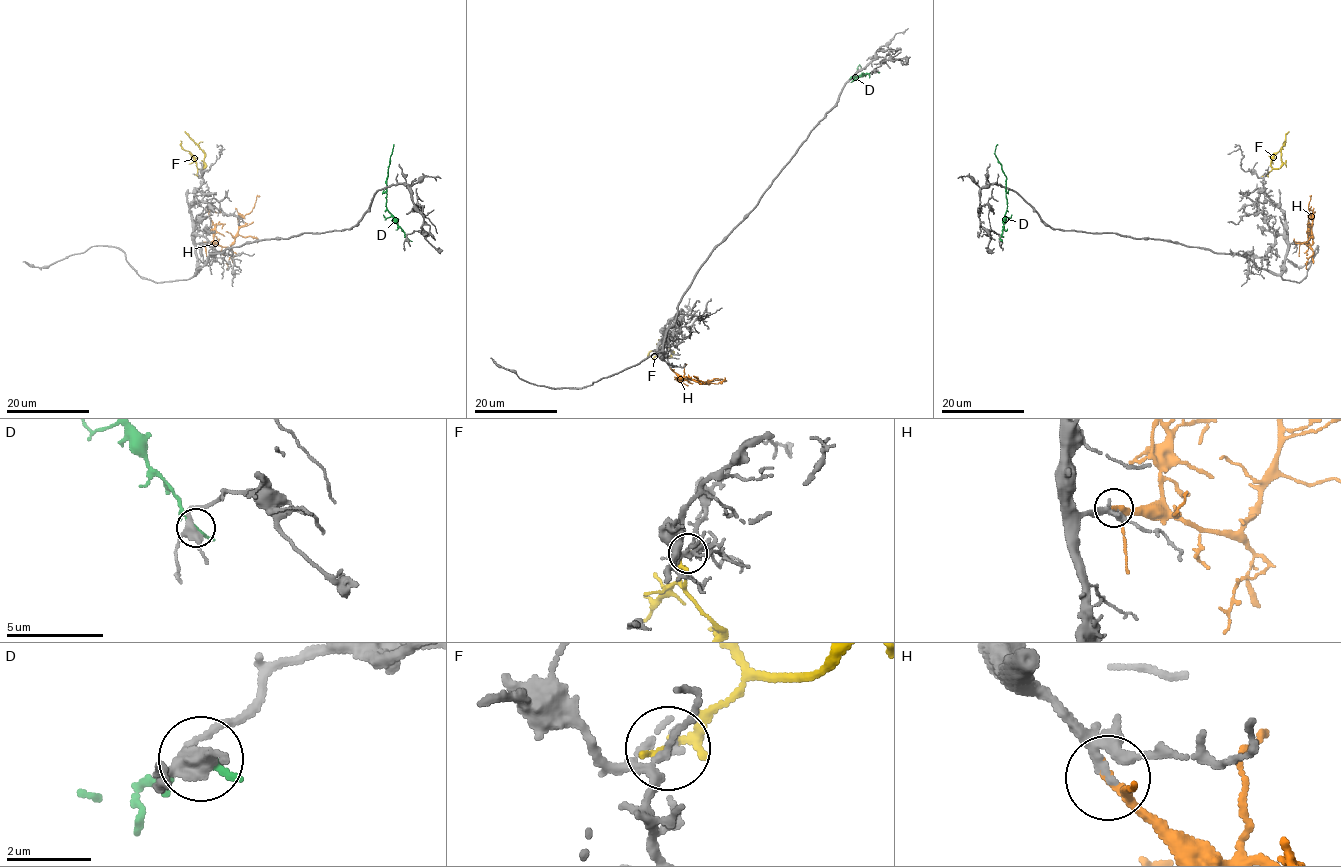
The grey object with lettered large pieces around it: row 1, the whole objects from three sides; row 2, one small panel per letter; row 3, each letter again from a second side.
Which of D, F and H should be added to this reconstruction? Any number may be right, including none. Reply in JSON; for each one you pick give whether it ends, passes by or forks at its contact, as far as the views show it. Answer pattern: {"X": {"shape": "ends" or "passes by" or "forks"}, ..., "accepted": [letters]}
{"H": {"shape": "passes by"}, "accepted": ["H"]}

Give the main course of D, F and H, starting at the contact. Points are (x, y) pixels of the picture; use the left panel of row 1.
D: (408, 239), (386, 207), (387, 176), (393, 144)
F: (198, 175), (197, 170), (204, 166), (204, 152), (185, 131)
H: (203, 242), (230, 246), (239, 220), (252, 210), (259, 196)

